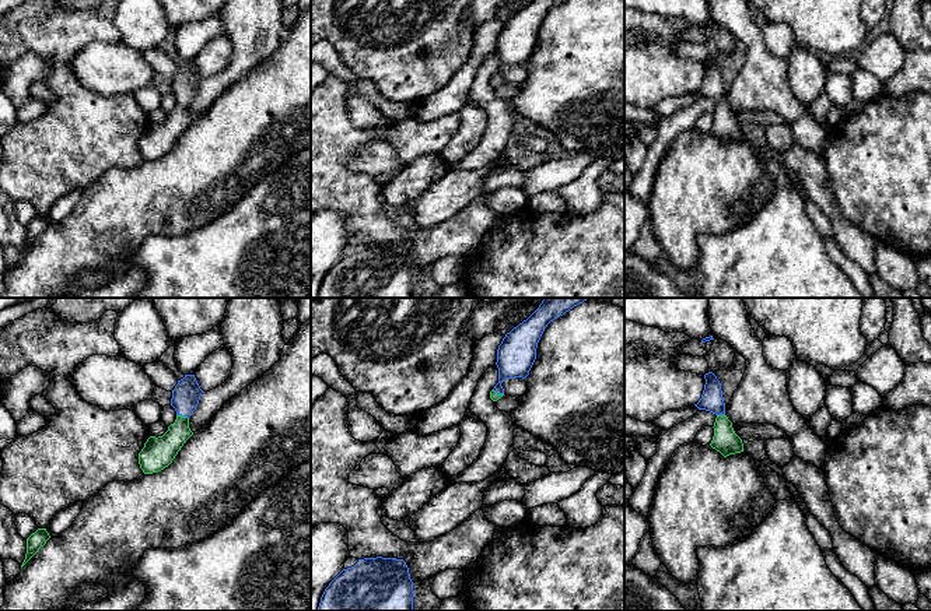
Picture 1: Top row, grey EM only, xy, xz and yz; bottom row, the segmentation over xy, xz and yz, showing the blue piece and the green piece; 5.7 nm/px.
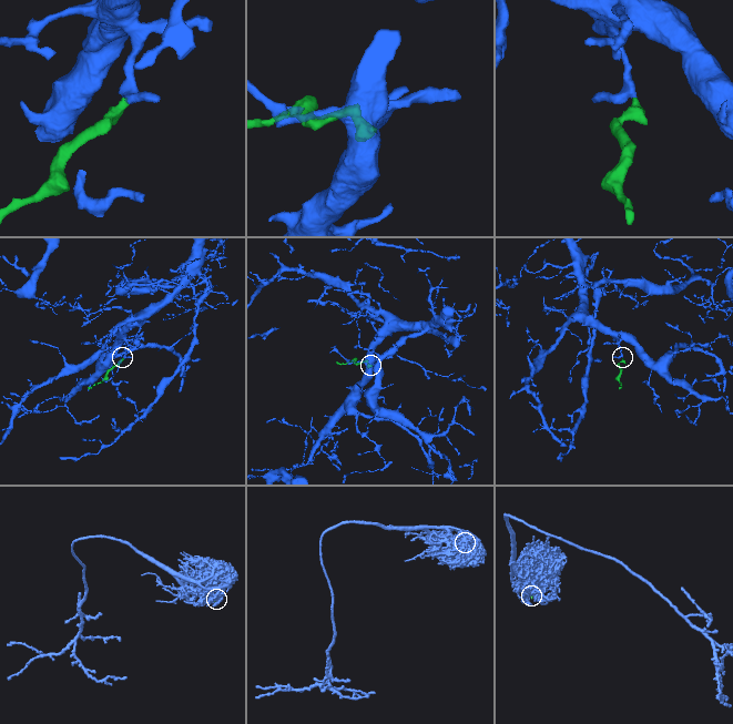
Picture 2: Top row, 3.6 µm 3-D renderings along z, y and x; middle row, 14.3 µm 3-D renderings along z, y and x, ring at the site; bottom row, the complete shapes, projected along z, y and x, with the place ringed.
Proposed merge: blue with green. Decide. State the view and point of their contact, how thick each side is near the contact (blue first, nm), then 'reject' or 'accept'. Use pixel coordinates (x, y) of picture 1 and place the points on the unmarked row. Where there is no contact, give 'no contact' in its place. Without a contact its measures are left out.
xy (182, 102) | 160/180 nm | accept

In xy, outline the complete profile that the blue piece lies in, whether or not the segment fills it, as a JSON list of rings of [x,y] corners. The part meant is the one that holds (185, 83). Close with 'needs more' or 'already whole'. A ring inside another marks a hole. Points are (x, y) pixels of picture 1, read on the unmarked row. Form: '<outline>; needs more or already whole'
[[[185,62],[172,77],[171,92],[176,106],[162,123],[150,123],[139,140],[139,151],[144,161],[153,161],[168,154],[183,130],[193,122],[189,103],[196,96],[203,77],[195,62]]]; needs more

